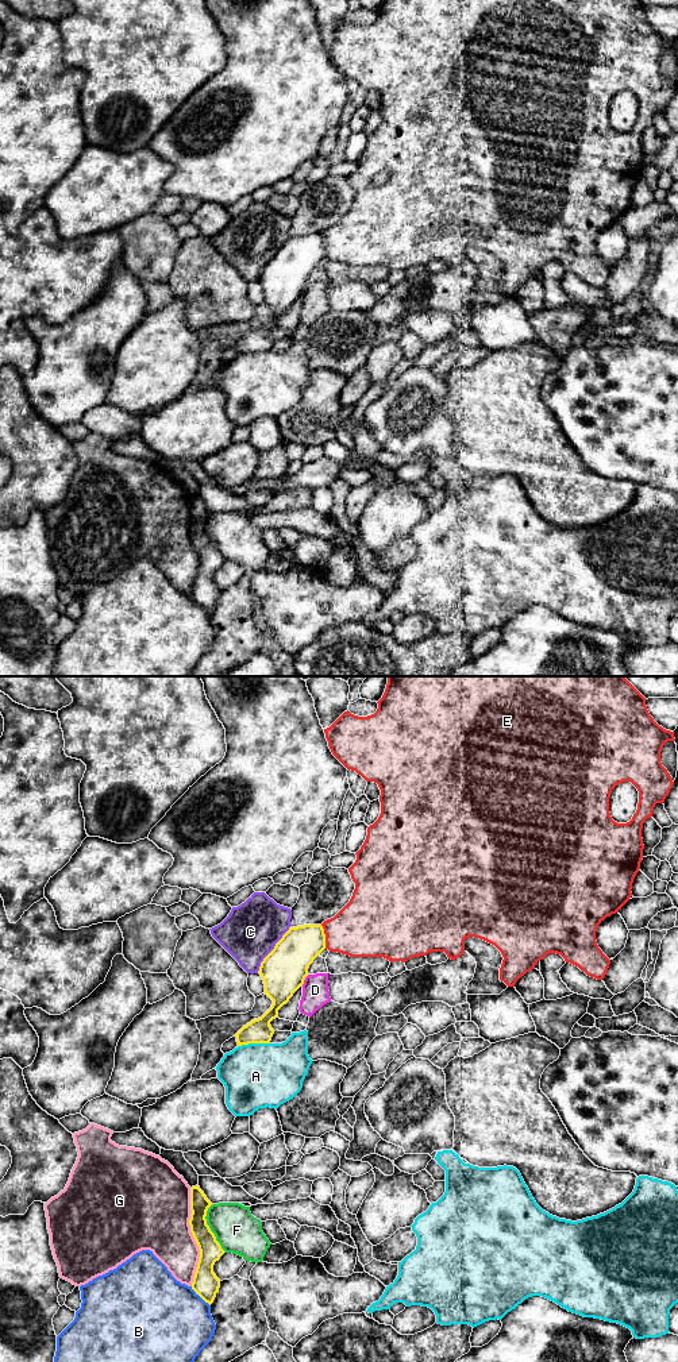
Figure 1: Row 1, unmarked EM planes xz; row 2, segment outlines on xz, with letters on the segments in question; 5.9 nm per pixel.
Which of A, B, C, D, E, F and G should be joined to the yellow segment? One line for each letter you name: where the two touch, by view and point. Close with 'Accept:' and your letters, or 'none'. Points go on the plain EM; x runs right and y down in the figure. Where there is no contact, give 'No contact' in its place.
Accept: none

